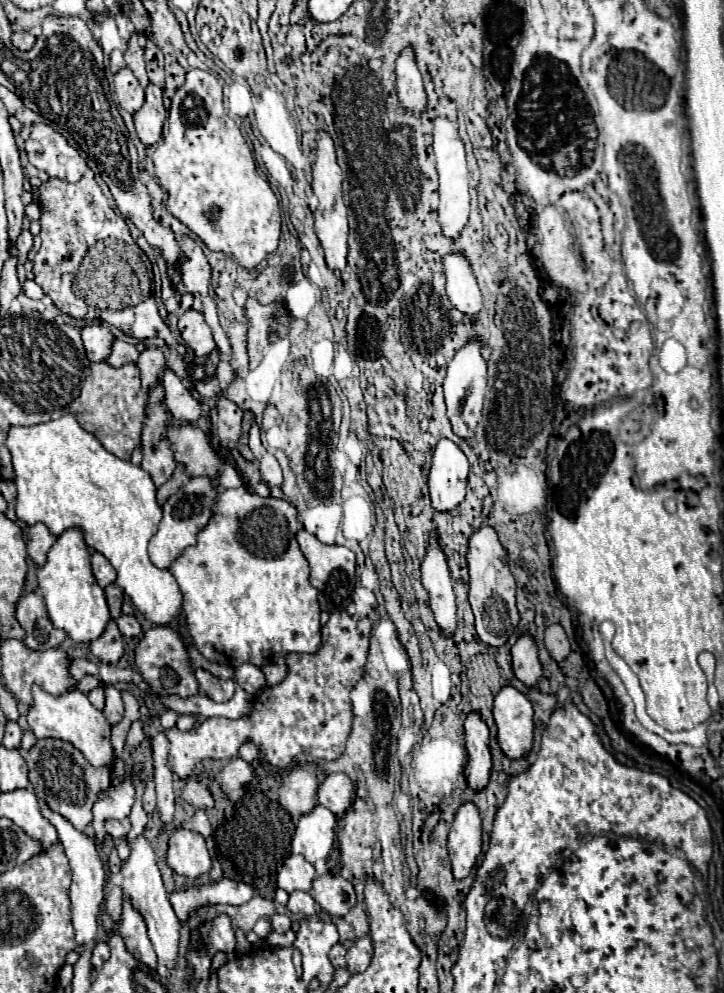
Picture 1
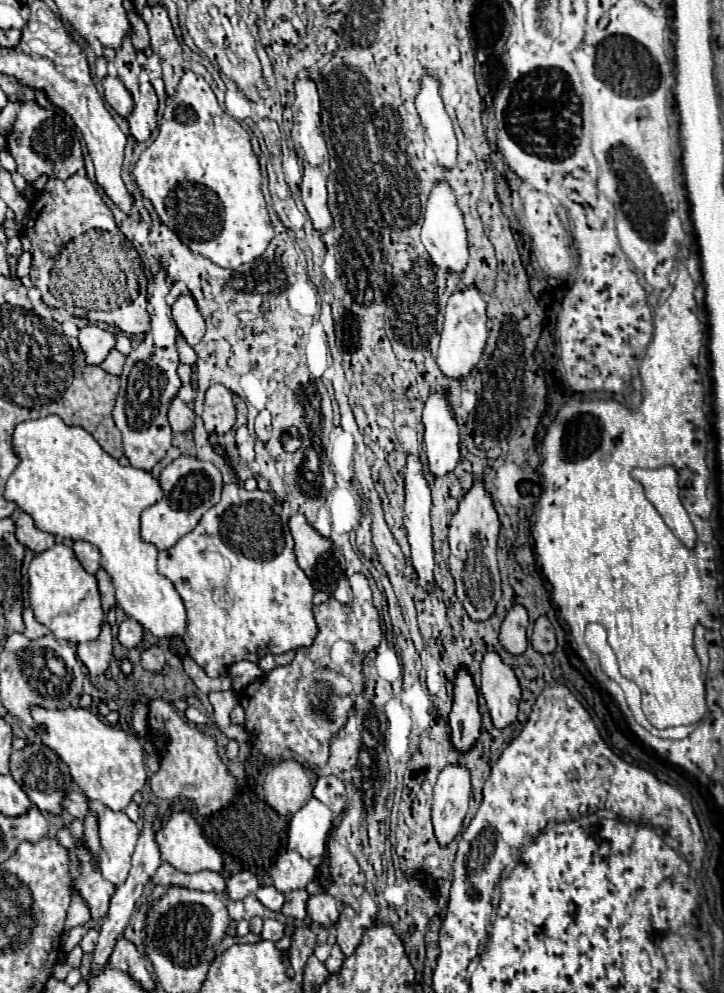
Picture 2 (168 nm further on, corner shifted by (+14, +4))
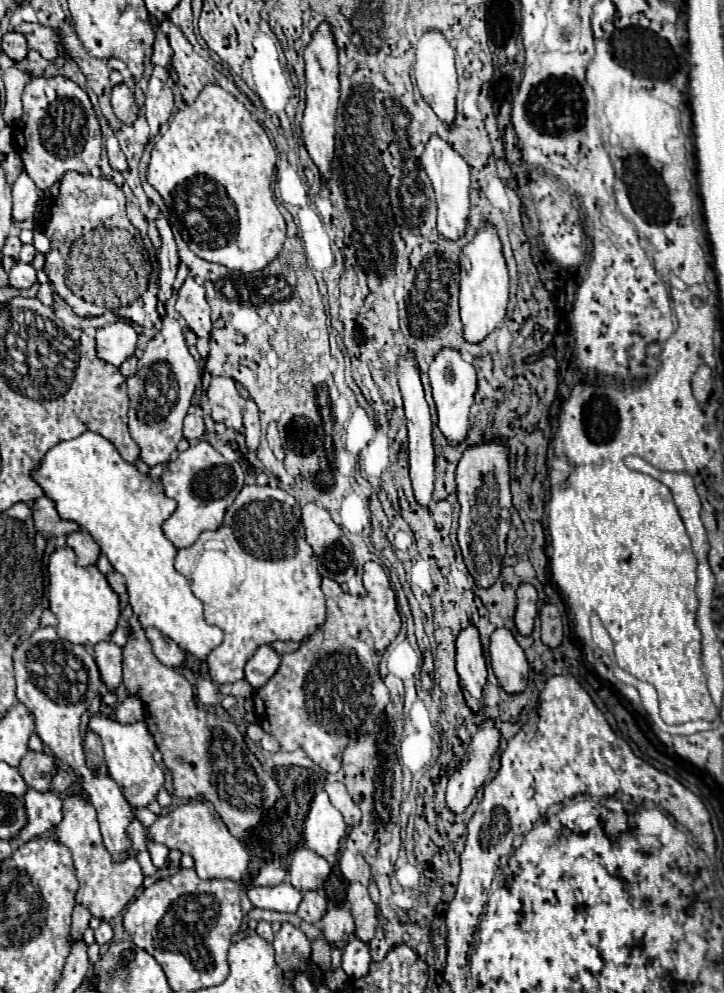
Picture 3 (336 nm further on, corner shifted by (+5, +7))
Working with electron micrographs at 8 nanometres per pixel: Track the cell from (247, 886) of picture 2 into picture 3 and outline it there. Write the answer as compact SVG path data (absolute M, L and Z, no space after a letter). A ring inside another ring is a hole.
M271 862L271 864L265 864L259 874L253 878L253 884L255 886L277 886L281 884L283 880L287 878L287 870L281 866L281 862Z

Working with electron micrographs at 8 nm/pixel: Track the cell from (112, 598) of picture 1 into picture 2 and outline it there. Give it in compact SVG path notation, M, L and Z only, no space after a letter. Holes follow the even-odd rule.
M98 569L96 579L98 579L100 595L102 595L102 609L104 609L104 613L106 613L112 605L116 605L116 599L114 599L114 587L112 587L110 575L108 575L104 569Z

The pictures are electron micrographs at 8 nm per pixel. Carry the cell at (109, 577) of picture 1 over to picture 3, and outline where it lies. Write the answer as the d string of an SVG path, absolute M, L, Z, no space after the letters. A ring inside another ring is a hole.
M77 530L75 534L67 534L67 546L75 552L79 566L95 564L101 554L99 544L85 530Z

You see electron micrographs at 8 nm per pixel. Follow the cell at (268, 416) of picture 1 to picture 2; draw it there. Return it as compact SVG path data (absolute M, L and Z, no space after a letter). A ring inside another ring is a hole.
M266 409L258 413L258 417L256 417L256 421L254 421L254 429L256 429L258 439L260 439L262 443L266 443L268 437L270 437L270 429L272 429L272 425L270 425L270 413L268 413Z

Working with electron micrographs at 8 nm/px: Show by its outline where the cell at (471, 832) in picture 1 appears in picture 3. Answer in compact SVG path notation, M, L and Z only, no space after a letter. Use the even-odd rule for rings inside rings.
M485 718L479 726L479 732L473 736L473 742L461 764L449 776L447 806L451 812L463 812L475 798L477 790L483 786L489 774L489 762L499 750L499 738L501 732L497 730L495 722Z

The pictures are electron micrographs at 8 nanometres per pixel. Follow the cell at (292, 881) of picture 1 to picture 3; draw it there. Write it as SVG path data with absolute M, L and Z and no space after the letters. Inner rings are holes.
M299 848L293 854L293 862L289 866L289 882L301 890L317 890L325 884L325 880L329 878L331 866L327 864L325 858L317 856L313 850L309 848Z

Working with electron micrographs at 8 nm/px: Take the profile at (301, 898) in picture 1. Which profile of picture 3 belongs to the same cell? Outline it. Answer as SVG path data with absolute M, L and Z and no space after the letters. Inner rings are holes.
M309 890L303 894L303 902L297 910L297 914L305 920L305 922L319 922L323 918L323 914L327 912L327 898L323 894L323 890Z

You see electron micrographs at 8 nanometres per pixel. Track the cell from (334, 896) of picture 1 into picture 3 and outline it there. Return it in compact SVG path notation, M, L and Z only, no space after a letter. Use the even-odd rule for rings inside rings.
M331 908L323 918L323 938L335 946L343 948L349 940L349 936L355 932L353 918L345 908Z

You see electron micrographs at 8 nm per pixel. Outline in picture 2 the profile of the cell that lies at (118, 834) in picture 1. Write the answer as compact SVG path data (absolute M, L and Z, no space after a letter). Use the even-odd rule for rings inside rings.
M72 789L72 791L64 797L64 809L66 809L74 819L84 821L84 819L86 819L86 813L88 813L88 809L90 809L90 803L86 801L86 797L84 797L78 789Z

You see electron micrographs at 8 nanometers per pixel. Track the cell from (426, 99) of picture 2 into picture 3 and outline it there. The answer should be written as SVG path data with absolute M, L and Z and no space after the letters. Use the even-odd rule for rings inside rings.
M427 30L417 42L417 62L415 62L415 80L421 90L423 100L435 110L435 114L447 122L453 124L455 120L455 94L457 94L457 72L453 62L453 48L445 40L441 32Z

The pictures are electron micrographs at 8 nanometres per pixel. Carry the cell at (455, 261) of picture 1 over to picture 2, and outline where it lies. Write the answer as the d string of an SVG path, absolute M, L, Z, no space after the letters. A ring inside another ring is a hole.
M440 181L428 199L426 213L424 213L424 223L422 223L422 243L432 257L436 267L446 269L448 273L462 275L468 263L468 243L466 243L466 227L460 209L456 207L454 193L446 181Z

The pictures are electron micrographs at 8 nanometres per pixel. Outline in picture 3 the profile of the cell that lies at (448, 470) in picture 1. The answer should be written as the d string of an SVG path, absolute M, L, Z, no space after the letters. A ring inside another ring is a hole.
M439 350L435 354L433 362L429 364L429 378L431 378L431 388L433 388L433 398L437 404L437 414L439 414L439 430L455 444L465 440L467 430L469 430L469 408L473 404L473 396L477 390L477 378L475 378L475 368L465 362L459 354L459 350Z

